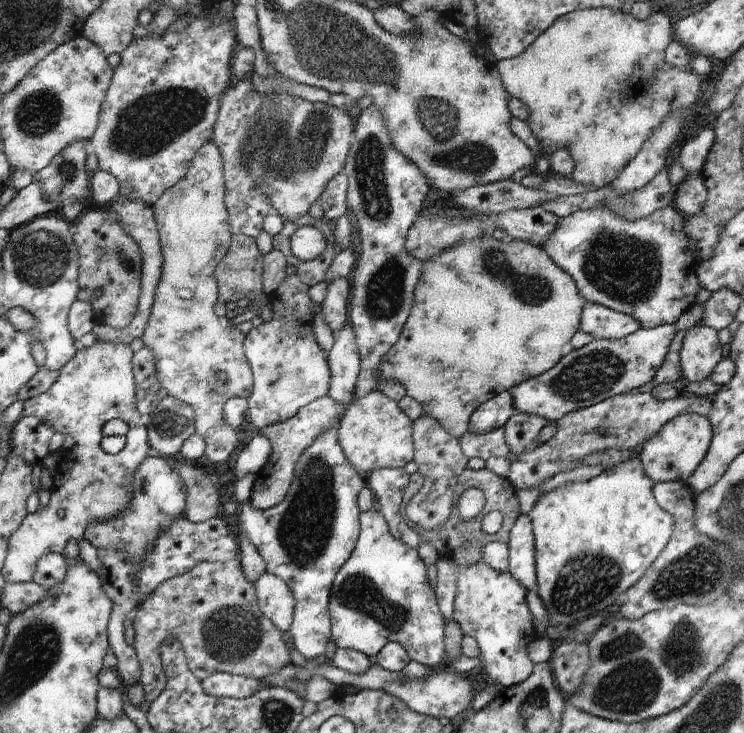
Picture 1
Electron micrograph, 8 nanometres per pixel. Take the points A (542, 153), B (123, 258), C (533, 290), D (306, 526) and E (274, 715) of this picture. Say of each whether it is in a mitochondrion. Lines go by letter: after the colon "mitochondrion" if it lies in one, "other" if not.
A: other
B: mitochondrion
C: mitochondrion
D: mitochondrion
E: mitochondrion

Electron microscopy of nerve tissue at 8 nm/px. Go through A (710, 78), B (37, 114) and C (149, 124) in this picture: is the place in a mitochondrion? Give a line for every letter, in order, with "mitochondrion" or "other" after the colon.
A: other
B: mitochondrion
C: mitochondrion

